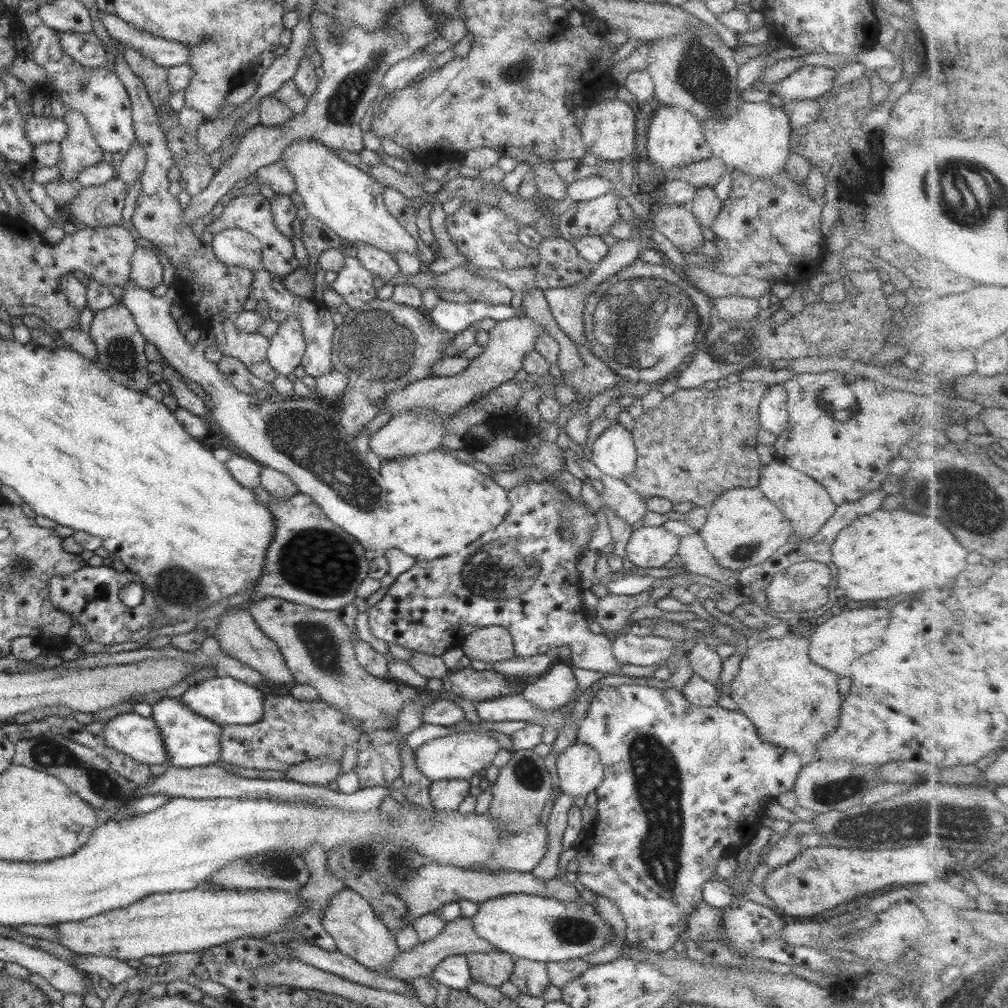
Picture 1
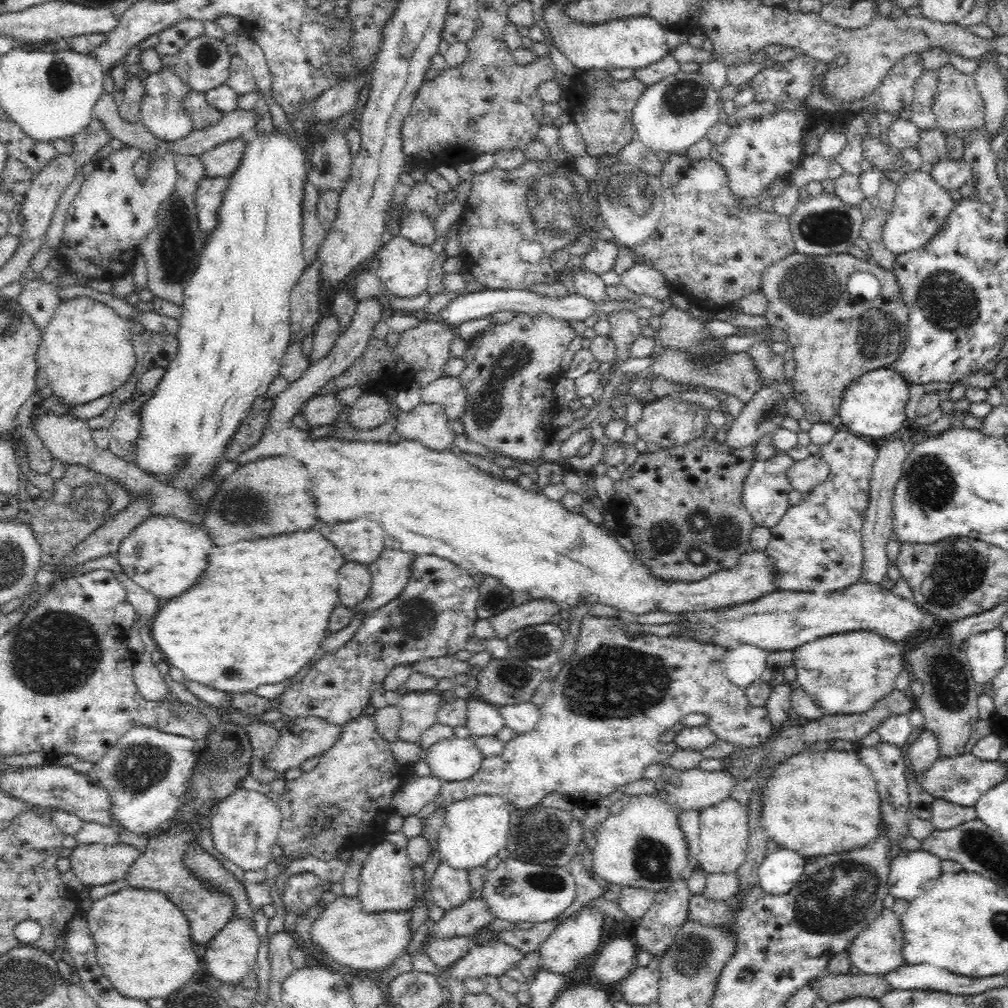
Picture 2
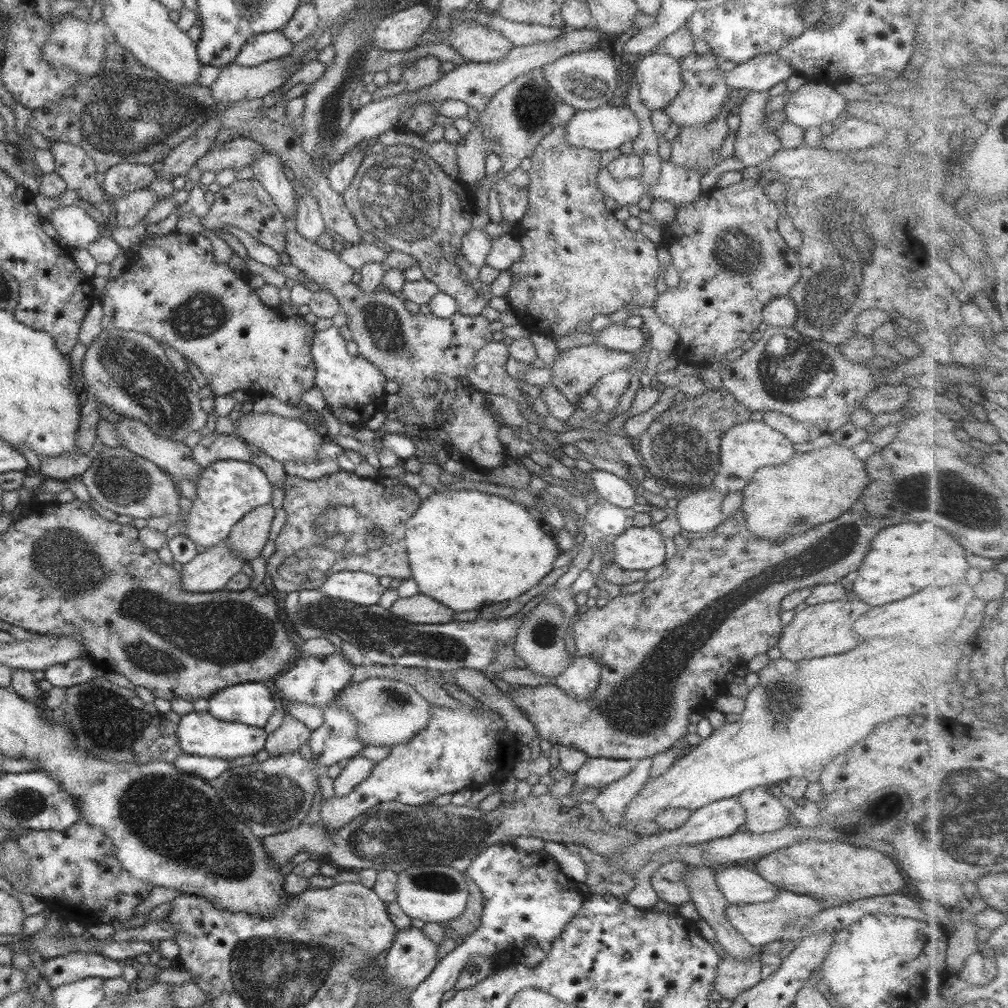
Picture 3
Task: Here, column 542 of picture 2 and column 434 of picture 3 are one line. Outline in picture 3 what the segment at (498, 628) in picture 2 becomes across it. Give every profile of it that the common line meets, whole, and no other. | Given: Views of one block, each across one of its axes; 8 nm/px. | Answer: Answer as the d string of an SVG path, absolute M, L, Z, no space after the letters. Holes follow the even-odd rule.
M424 594L399 598L389 611L400 619L416 624L446 624L452 621L454 610Z

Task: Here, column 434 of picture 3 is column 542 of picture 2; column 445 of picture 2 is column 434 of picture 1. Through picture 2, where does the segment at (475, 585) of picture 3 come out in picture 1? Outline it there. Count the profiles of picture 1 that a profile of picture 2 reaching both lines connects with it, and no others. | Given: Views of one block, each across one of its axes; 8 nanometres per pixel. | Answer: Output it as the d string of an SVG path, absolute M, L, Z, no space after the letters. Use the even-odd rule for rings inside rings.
M452 450L400 455L381 462L384 502L393 547L416 559L436 560L459 552L488 530L495 530L508 508L508 491L490 475L454 457Z

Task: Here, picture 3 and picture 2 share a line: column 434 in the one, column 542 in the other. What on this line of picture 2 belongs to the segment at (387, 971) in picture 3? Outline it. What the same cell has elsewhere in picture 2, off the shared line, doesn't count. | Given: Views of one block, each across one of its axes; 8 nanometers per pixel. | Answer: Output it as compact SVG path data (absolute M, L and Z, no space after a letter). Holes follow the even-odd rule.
M582 907L579 911L563 920L538 947L541 959L538 968L544 967L560 976L568 977L584 959L596 952L604 928L605 914L596 907Z

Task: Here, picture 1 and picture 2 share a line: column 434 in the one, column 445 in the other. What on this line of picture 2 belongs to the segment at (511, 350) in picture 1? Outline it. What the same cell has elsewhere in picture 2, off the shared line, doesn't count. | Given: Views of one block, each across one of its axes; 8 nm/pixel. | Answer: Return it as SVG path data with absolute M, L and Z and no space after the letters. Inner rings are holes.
M445 375L423 386L421 399L429 405L439 404L449 420L459 420L465 409L467 394L459 377Z

